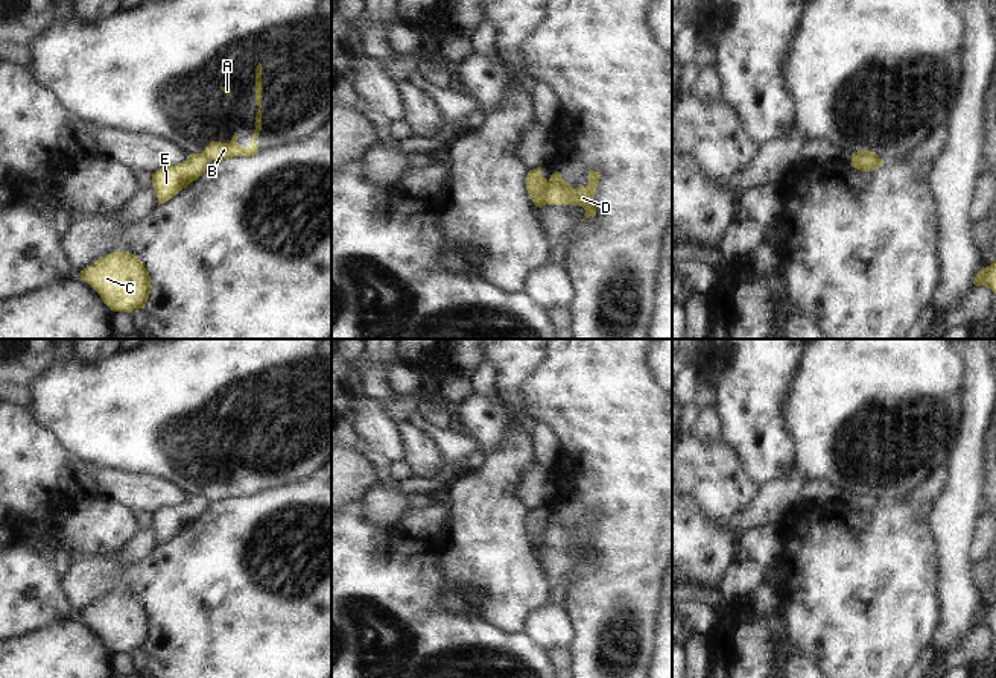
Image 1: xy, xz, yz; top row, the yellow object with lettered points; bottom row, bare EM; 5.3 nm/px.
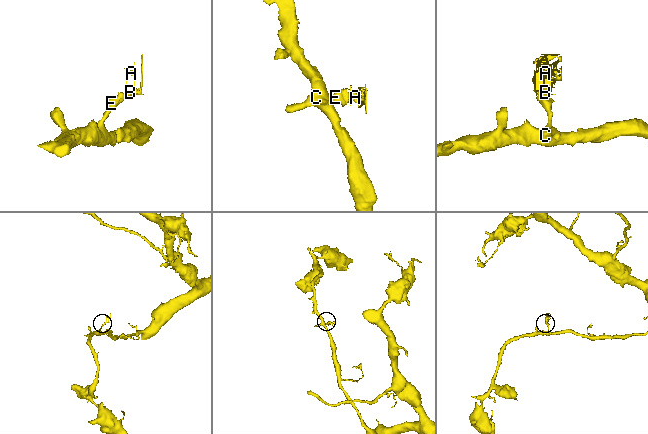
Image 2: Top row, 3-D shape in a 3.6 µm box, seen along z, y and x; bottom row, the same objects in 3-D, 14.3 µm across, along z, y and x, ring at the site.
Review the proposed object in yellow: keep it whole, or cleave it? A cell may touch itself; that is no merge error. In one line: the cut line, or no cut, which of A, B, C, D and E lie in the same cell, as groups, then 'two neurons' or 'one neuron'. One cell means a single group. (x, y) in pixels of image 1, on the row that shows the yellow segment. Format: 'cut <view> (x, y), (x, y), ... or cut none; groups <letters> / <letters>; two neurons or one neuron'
cut xz (548, 181), (545, 199), (539, 205); groups A B D / C E; two neurons

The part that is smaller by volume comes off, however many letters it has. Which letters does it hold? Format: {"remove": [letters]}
{"remove": ["A", "B", "D"]}

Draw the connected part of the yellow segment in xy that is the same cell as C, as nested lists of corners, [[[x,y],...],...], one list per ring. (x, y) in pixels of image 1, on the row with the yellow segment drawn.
[[[114,251],[78,274],[113,312],[144,309],[151,295],[151,277],[143,261],[128,251]]]

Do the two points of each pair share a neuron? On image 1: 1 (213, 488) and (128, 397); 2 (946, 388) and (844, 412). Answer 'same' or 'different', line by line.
1: same
2: same

